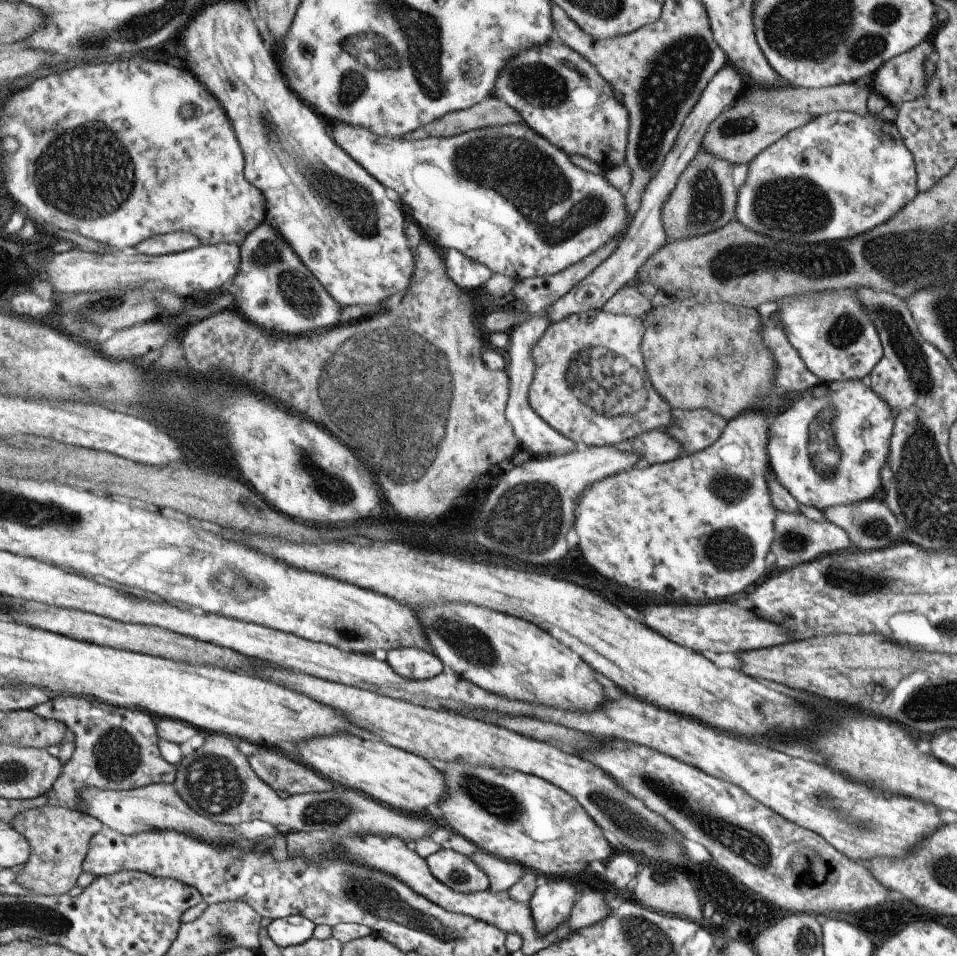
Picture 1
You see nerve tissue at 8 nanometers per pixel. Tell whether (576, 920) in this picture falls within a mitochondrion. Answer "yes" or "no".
no

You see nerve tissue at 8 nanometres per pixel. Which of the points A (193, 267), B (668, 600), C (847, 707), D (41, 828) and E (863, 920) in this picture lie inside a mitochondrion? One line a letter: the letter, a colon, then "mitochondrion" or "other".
A: other
B: other
C: other
D: other
E: other

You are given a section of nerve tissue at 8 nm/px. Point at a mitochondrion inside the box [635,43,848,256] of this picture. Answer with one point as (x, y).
(794, 207)

